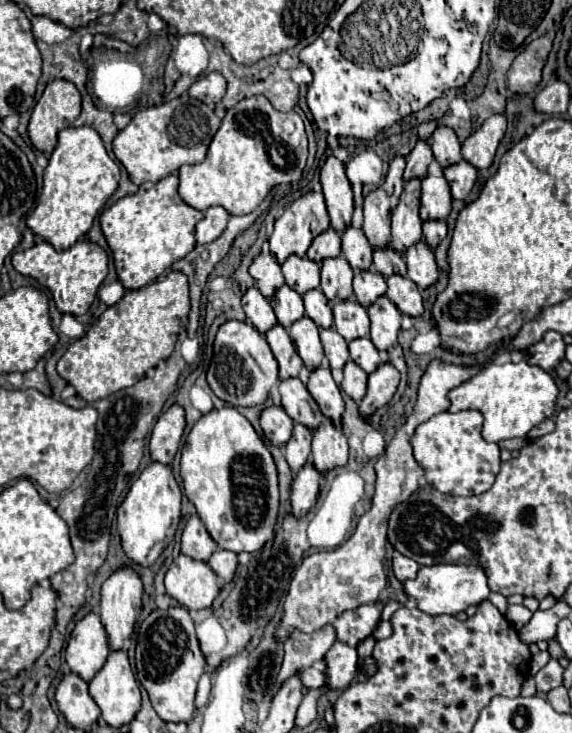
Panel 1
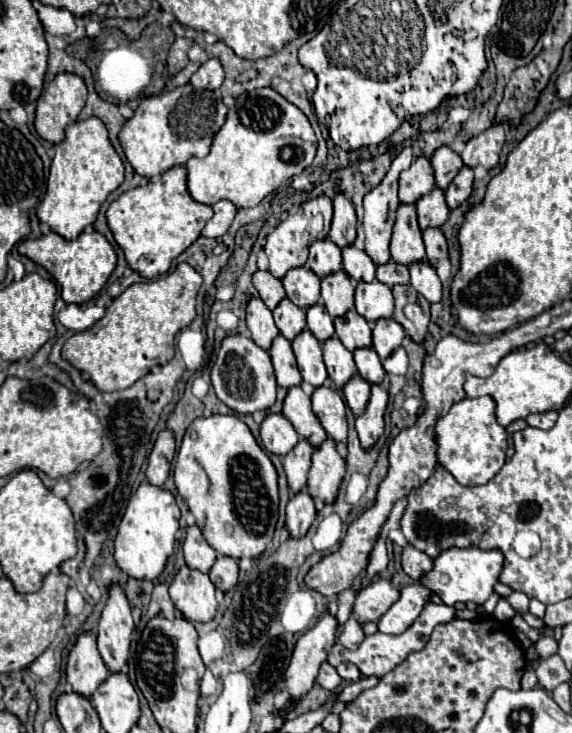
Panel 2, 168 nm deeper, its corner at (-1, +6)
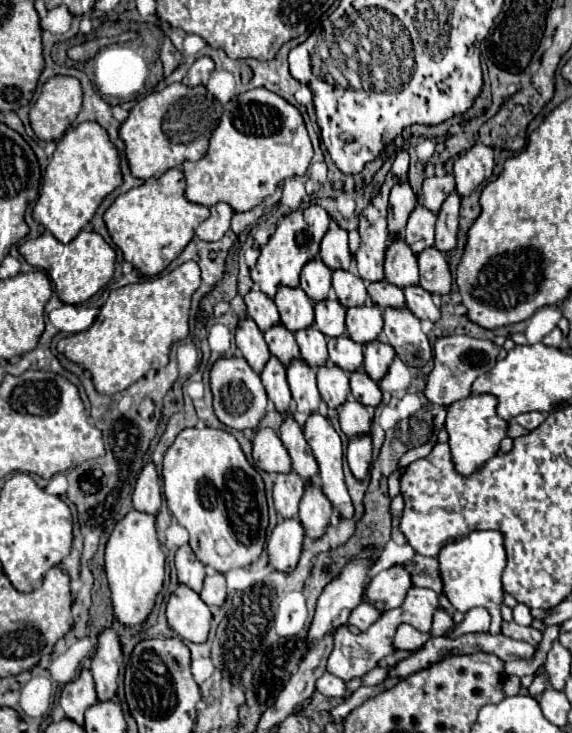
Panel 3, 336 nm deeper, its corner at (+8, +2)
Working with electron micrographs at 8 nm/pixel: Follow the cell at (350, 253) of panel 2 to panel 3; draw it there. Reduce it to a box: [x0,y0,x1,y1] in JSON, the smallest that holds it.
[333,272,367,308]

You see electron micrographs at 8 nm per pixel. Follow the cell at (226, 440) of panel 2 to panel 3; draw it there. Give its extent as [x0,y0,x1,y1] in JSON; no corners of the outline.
[163,428,267,574]

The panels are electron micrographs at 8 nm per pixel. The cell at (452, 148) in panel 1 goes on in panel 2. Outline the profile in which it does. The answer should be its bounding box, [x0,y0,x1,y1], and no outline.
[430,144,462,190]

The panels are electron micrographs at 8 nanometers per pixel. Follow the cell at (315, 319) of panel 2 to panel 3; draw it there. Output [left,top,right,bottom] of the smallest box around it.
[295,328,327,368]

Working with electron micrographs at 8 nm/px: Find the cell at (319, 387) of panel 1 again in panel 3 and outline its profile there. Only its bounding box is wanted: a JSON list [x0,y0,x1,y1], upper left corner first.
[305,414,355,520]

